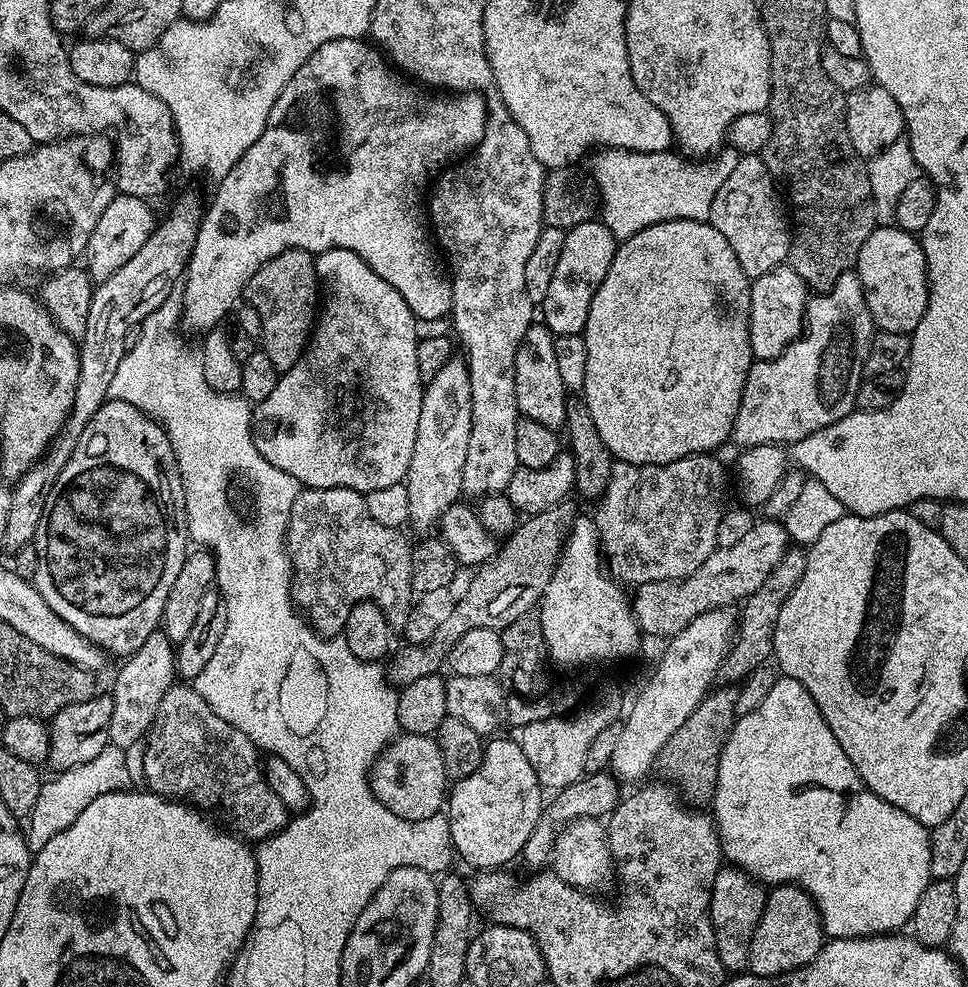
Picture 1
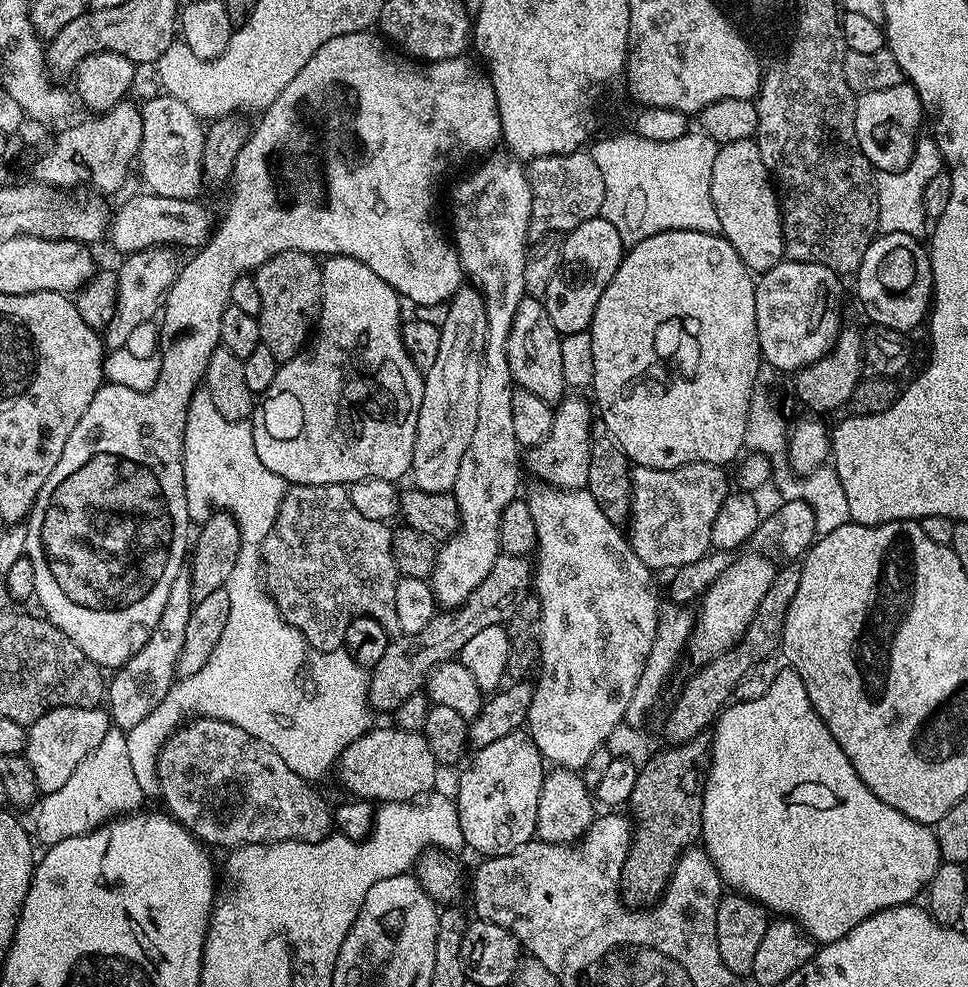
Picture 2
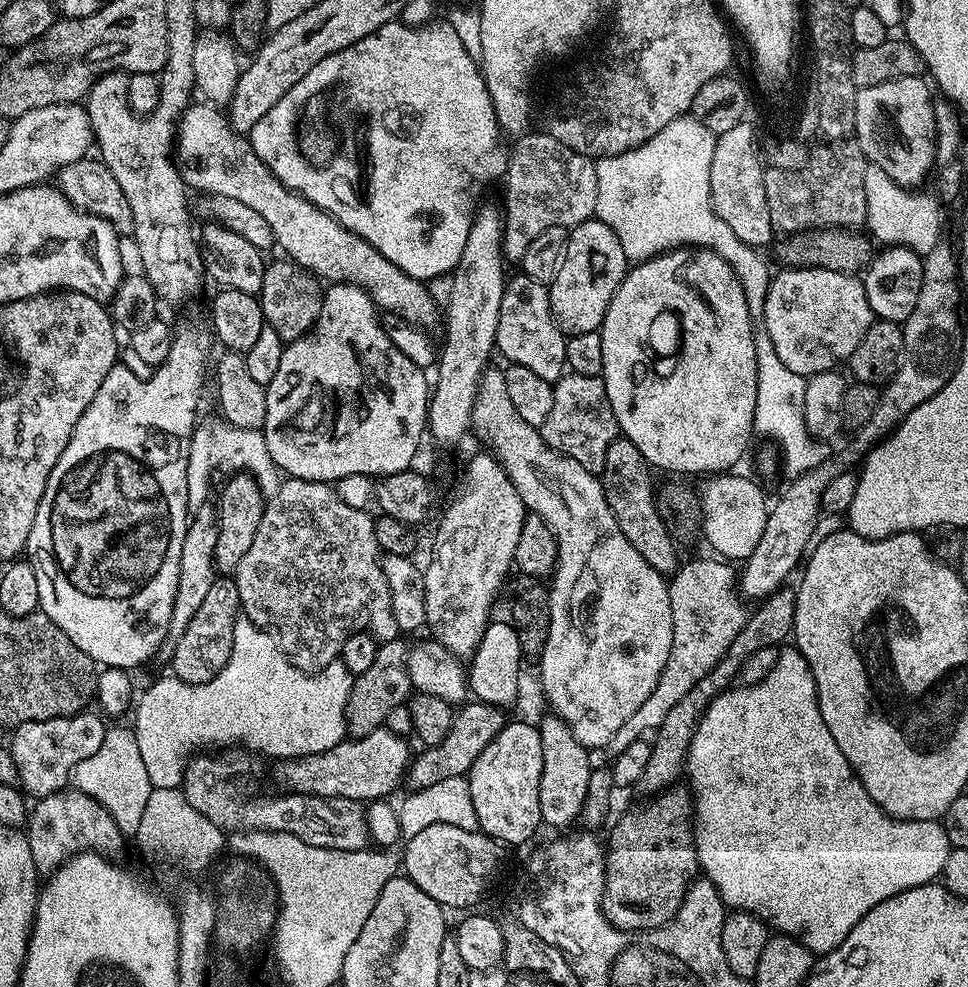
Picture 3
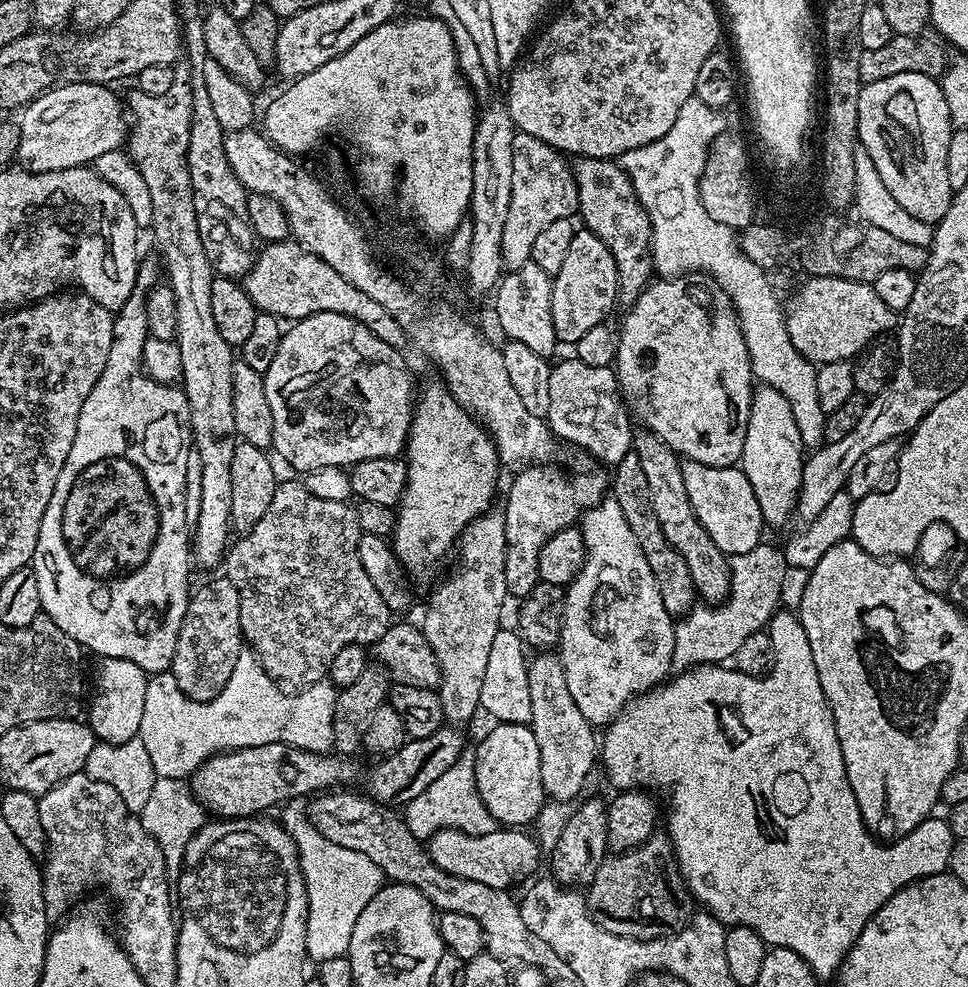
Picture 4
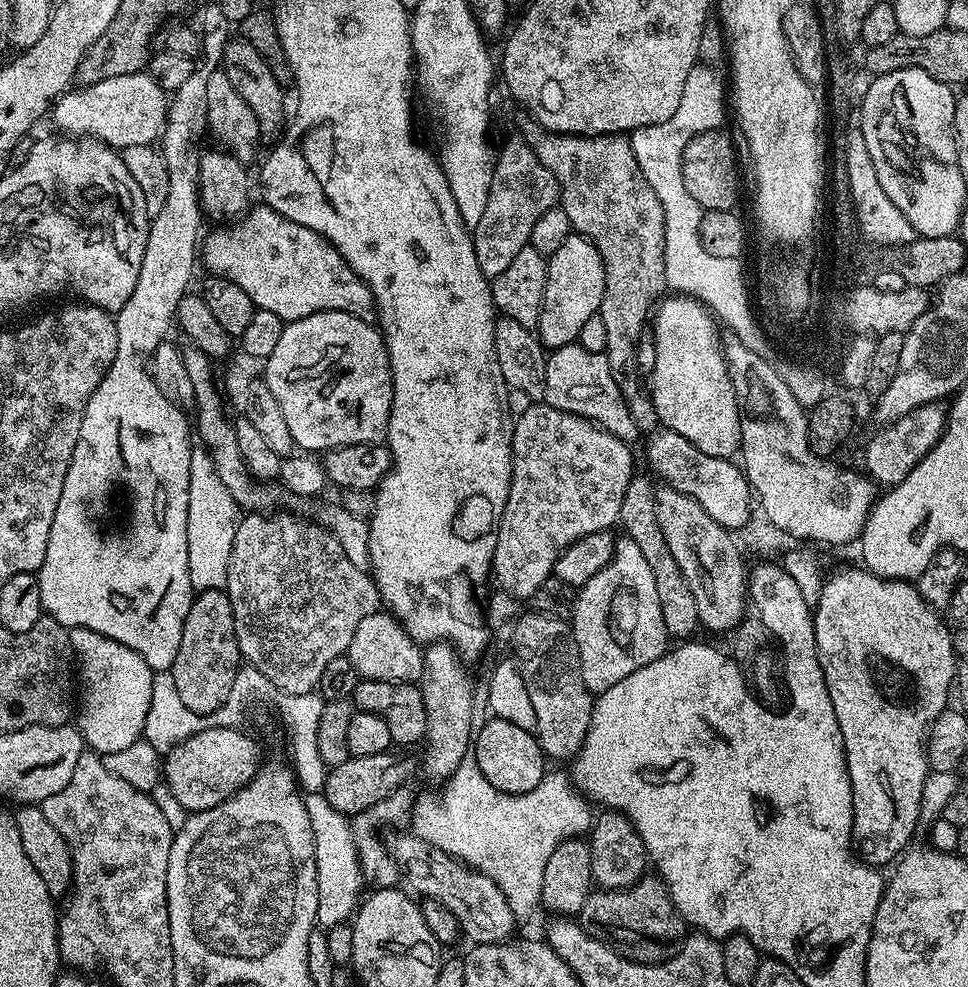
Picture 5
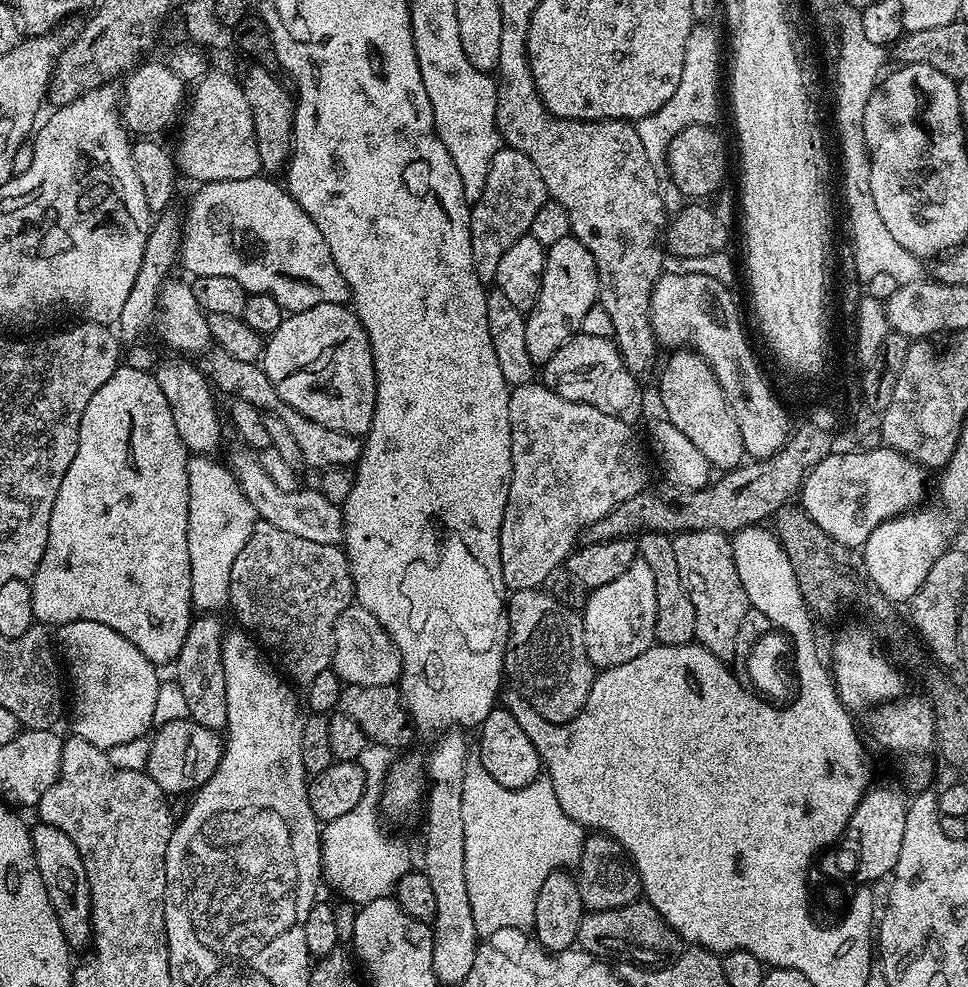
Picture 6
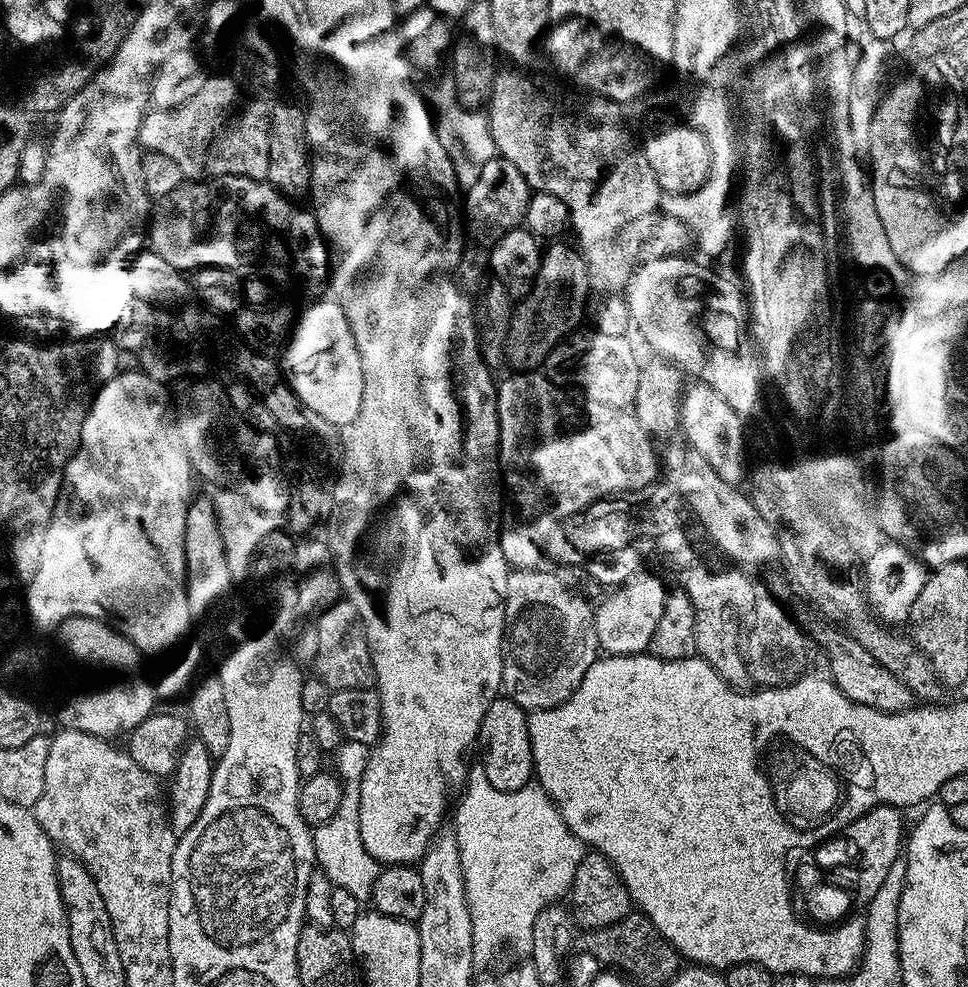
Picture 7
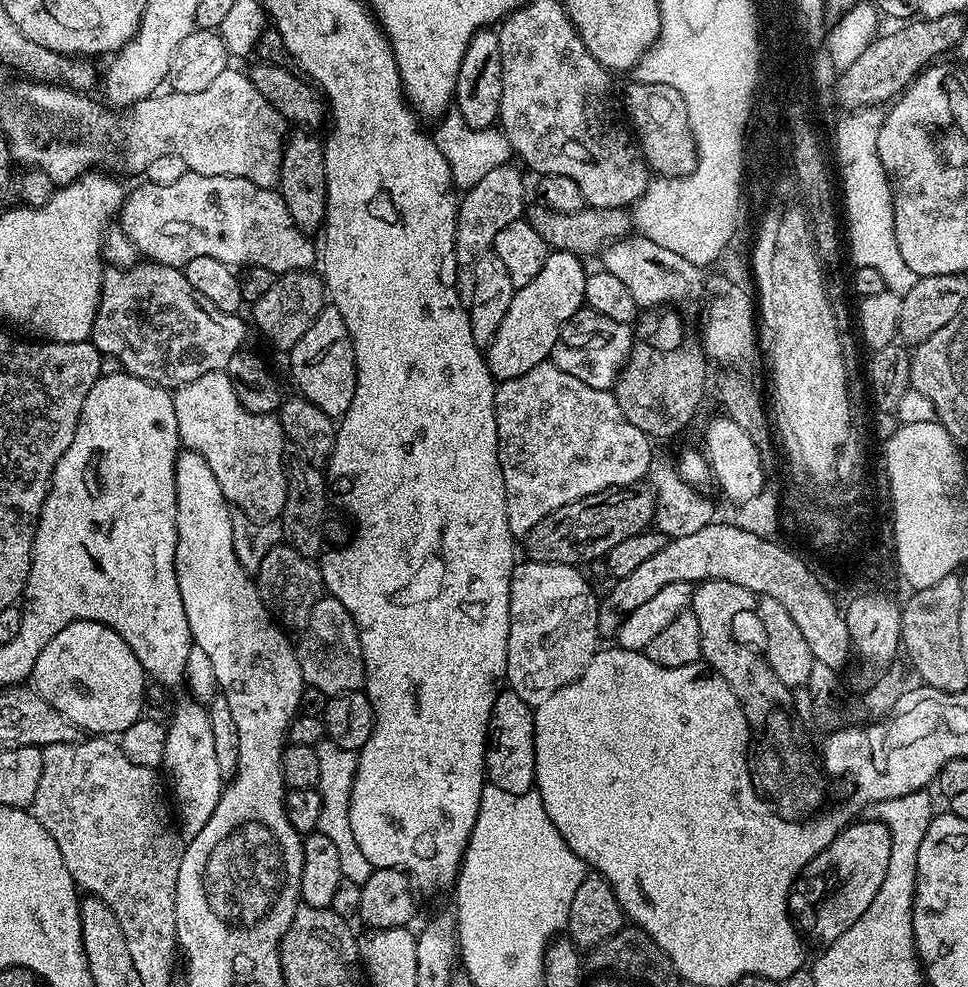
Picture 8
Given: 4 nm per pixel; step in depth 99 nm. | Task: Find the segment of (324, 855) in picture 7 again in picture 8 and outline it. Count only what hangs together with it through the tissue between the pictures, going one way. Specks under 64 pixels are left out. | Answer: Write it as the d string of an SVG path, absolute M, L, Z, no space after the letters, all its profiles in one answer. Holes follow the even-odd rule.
M327 738L315 745L318 754L318 782L316 788L322 798L322 818L318 818L318 830L334 842L338 850L338 862L342 862L342 874L345 880L361 885L370 878L373 867L366 862L366 854L358 850L358 842L354 842L354 830L350 830L350 794L354 786L354 774L356 773L357 753L350 750L342 750Z

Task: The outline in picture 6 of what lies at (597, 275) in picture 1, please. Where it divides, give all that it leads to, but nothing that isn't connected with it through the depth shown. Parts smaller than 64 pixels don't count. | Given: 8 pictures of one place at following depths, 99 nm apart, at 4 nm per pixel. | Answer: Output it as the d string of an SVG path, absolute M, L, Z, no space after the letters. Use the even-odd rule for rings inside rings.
M569 234L562 238L562 242L554 242L554 246L546 249L538 302L534 302L524 317L526 351L533 365L544 365L566 341L580 332L580 323L582 318L586 318L586 310L598 303L599 290L594 258L575 236Z

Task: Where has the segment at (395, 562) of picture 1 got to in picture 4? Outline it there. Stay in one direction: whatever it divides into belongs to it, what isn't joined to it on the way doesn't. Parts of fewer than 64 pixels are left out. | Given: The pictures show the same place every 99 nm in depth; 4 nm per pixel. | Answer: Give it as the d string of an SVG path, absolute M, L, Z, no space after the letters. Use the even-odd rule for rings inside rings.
M299 479L288 480L277 483L274 490L273 502L267 507L266 512L259 518L257 524L239 537L240 541L233 543L227 549L226 555L222 560L223 571L226 573L230 582L234 582L234 590L238 590L238 606L240 607L240 621L242 622L242 630L240 631L243 643L256 655L256 660L262 666L262 670L271 678L279 682L281 685L289 686L299 690L307 688L310 684L321 683L327 677L330 670L330 662L338 655L338 650L342 650L342 646L350 646L351 644L363 641L363 636L368 642L374 642L378 638L382 638L382 634L386 634L386 630L390 626L390 611L382 597L375 590L374 585L370 582L370 577L363 569L360 561L360 535L361 530L358 526L358 518L356 517L356 509L348 502L330 502L330 498L314 498L314 494L310 494L310 490L304 488L303 483Z

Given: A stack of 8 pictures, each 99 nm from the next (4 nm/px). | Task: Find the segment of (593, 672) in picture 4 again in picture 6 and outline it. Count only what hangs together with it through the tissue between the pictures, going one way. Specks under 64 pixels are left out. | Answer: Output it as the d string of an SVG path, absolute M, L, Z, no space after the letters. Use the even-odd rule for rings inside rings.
M636 559L626 574L618 574L614 582L606 582L606 586L591 589L587 596L588 601L582 607L582 619L586 654L593 669L622 666L622 662L630 662L630 658L638 658L638 654L652 647L656 639L654 574L644 560Z

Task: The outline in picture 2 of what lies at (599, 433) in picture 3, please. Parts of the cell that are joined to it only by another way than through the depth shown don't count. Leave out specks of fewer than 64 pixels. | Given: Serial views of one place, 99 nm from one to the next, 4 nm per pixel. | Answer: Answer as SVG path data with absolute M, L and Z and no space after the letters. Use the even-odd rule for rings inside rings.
M565 395L564 399L555 405L550 434L546 436L539 446L527 453L527 471L529 468L540 479L537 481L541 485L566 489L587 489L588 475L590 474L594 408L589 401L587 404L586 401L579 400L576 396L579 395Z

